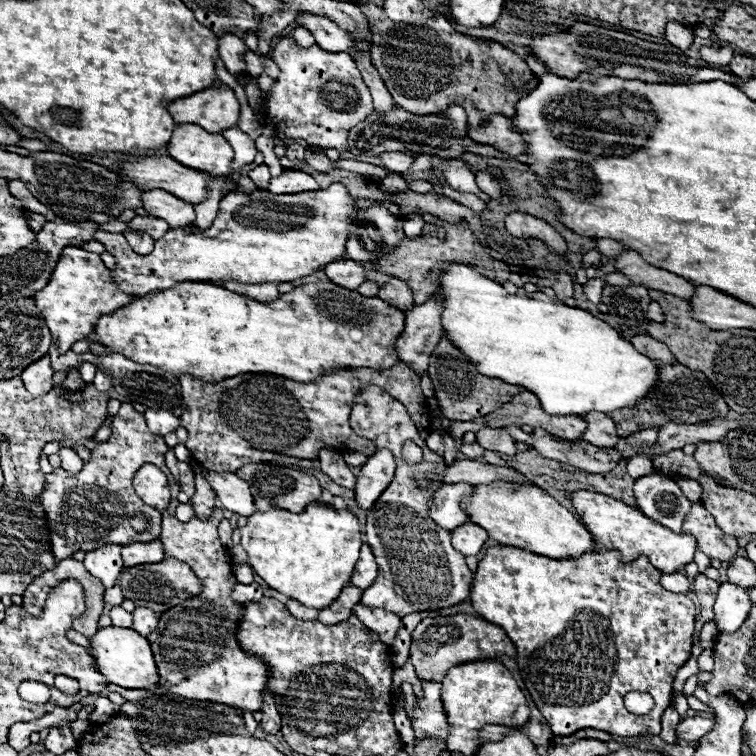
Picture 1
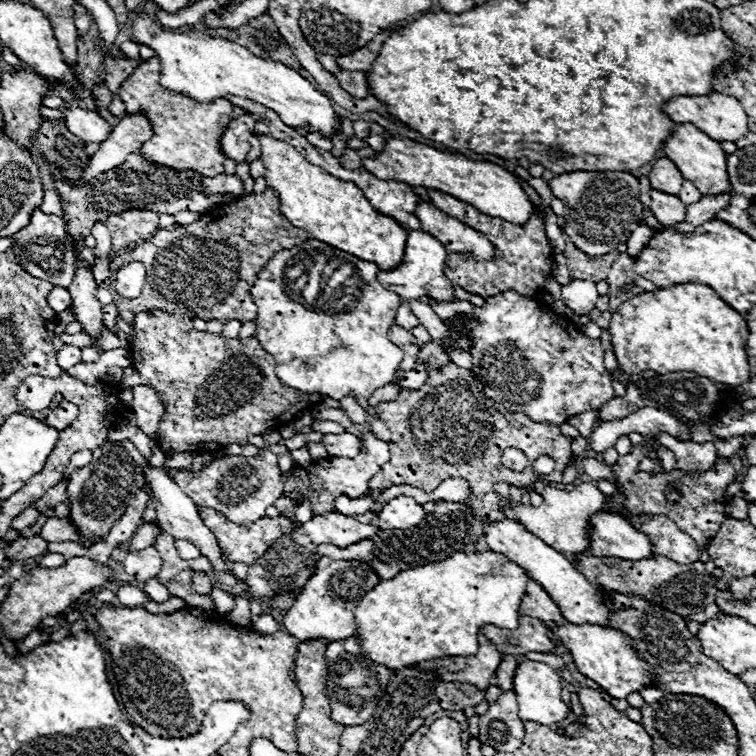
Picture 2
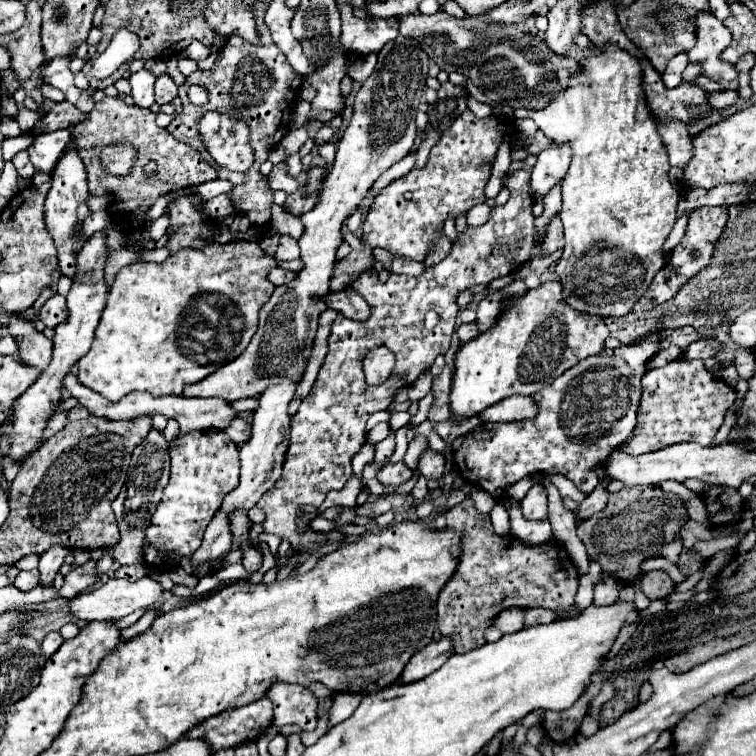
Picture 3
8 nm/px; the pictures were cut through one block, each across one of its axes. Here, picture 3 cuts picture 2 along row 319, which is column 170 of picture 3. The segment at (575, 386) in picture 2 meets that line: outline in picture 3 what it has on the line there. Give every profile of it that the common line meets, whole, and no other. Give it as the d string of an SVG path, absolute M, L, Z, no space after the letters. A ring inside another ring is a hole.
M196 430L178 440L170 448L172 468L170 482L156 512L146 528L144 560L158 568L172 568L180 556L190 556L202 542L202 534L210 524L214 512L220 508L224 496L238 486L238 446L230 442L224 430ZM150 554L154 556L150 558Z

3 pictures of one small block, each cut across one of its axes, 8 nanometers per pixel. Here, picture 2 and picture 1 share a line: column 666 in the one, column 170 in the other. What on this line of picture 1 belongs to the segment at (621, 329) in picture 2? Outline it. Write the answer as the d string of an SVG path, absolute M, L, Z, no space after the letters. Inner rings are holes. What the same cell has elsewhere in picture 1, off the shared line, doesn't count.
M322 280L318 284L304 284L294 288L292 292L280 296L276 302L272 304L262 304L262 302L254 302L252 298L242 298L240 294L234 294L230 290L226 290L224 286L212 284L212 282L182 282L176 284L168 290L150 294L150 296L140 296L138 300L122 306L120 310L114 310L112 314L104 314L98 318L96 326L94 326L94 336L96 342L100 342L102 346L106 346L110 352L118 352L138 364L150 364L156 368L162 368L170 374L194 374L196 378L202 378L204 382L220 382L224 378L232 378L234 374L246 374L246 372L272 372L296 382L308 382L310 378L318 378L324 372L336 370L336 368L376 368L376 370L384 370L394 366L396 362L400 362L400 358L396 356L394 350L394 340L400 336L400 332L404 330L404 312L390 306L388 302L382 302L380 298L364 298L360 296L356 290L346 290L336 286L330 280Z

